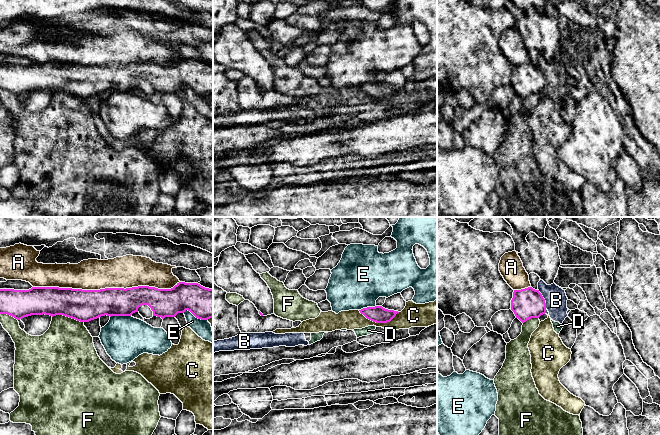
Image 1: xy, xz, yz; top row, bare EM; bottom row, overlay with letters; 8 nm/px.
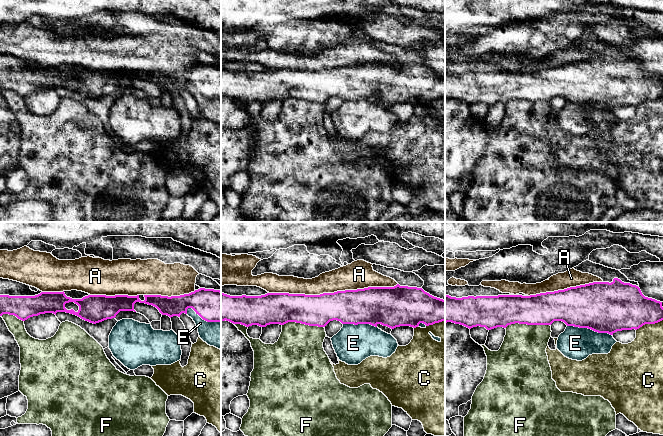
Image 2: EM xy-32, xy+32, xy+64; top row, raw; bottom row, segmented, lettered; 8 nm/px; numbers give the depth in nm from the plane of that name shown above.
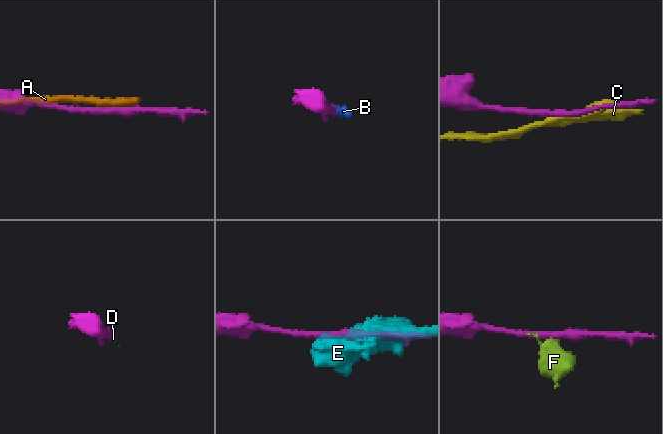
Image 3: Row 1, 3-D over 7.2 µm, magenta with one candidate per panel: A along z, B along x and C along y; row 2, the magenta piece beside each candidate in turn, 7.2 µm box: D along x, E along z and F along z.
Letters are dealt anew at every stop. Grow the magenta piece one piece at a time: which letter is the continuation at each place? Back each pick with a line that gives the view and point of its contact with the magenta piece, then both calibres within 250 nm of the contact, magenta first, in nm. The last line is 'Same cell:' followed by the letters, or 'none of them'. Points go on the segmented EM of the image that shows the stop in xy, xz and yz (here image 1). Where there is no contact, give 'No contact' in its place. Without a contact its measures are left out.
Same cell: none of them

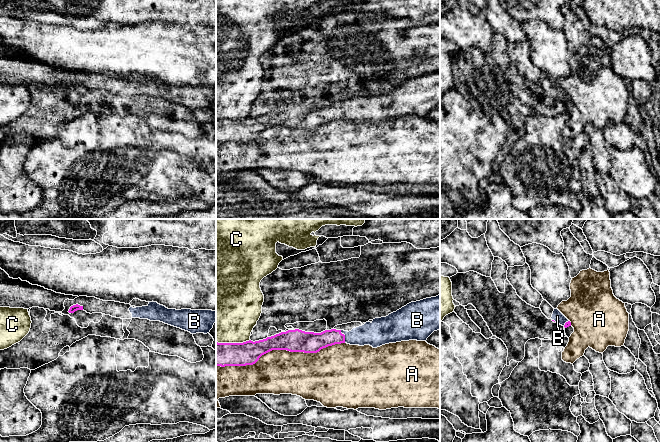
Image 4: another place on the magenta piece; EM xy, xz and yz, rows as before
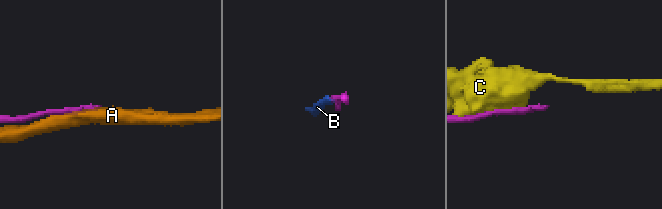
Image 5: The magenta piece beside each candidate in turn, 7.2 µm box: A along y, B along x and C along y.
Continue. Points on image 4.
B: Touches magenta at xz (344, 336). Thickness 160 nm (magenta) against 200 nm
Same cell: B

